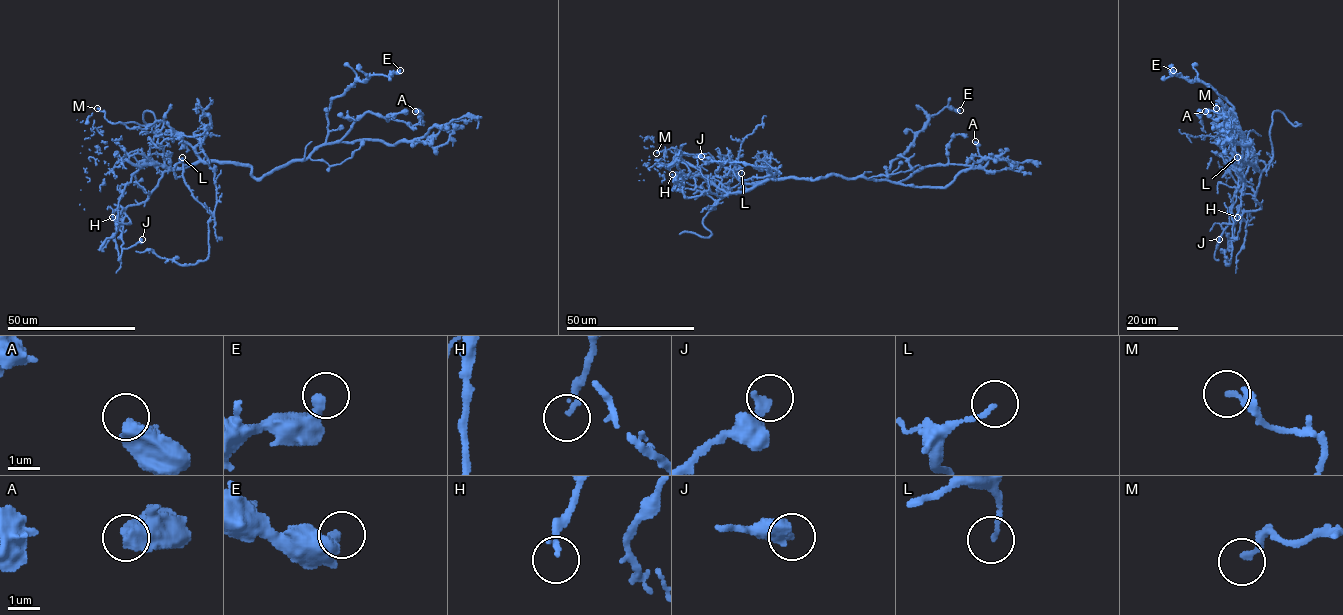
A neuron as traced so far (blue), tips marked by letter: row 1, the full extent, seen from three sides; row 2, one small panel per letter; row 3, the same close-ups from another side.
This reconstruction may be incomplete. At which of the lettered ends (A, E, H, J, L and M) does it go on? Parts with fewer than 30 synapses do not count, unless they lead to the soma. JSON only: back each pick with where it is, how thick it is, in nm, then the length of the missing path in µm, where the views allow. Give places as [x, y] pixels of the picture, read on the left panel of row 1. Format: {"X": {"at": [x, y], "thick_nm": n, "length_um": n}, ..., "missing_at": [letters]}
{"missing_at": []}

